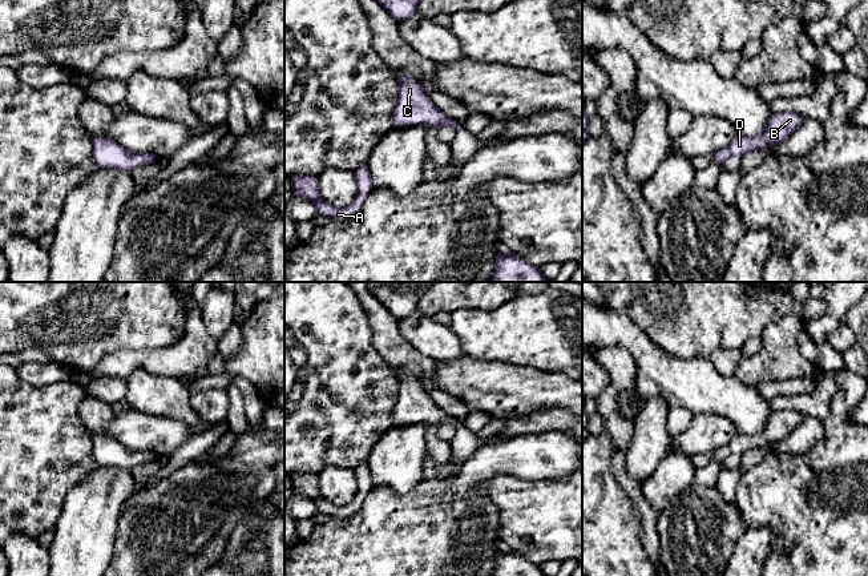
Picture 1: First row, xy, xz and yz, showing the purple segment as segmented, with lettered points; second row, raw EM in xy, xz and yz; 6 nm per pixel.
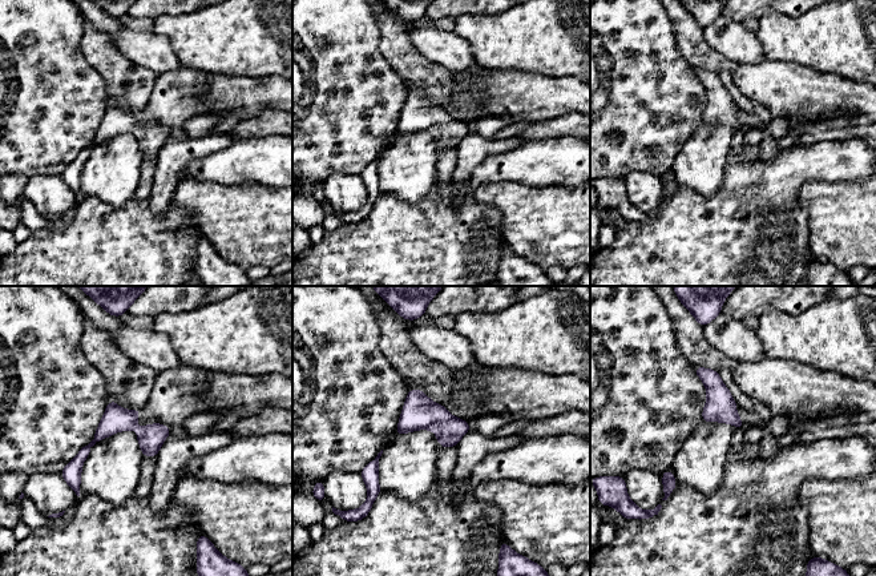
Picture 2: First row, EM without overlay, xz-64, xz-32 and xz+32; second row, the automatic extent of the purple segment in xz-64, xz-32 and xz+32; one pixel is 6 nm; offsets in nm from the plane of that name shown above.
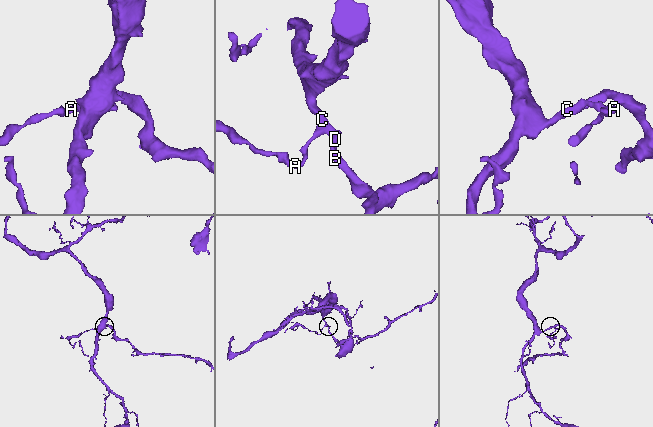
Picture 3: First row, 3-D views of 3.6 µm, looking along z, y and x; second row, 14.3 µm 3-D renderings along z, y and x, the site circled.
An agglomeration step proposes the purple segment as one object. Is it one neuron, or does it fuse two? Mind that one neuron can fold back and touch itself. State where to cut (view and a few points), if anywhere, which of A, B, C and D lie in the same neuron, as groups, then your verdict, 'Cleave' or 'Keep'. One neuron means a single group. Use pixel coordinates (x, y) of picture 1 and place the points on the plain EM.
No split. Groups: A B C D. Keep

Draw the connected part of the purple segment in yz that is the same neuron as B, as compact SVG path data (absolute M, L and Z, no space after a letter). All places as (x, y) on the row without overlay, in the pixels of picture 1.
M779 410L770 415L762 431L755 435L736 434L724 447L712 454L712 459L723 463L731 455L742 456L748 450L784 440L803 420L798 410Z

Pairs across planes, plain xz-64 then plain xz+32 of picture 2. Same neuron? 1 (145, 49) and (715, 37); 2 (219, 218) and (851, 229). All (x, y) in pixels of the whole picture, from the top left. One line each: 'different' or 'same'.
1: same
2: same

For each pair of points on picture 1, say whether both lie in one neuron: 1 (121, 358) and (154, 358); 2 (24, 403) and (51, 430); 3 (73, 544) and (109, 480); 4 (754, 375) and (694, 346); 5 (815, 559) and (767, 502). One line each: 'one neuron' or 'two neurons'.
1: one neuron
2: one neuron
3: one neuron
4: two neurons
5: one neuron

